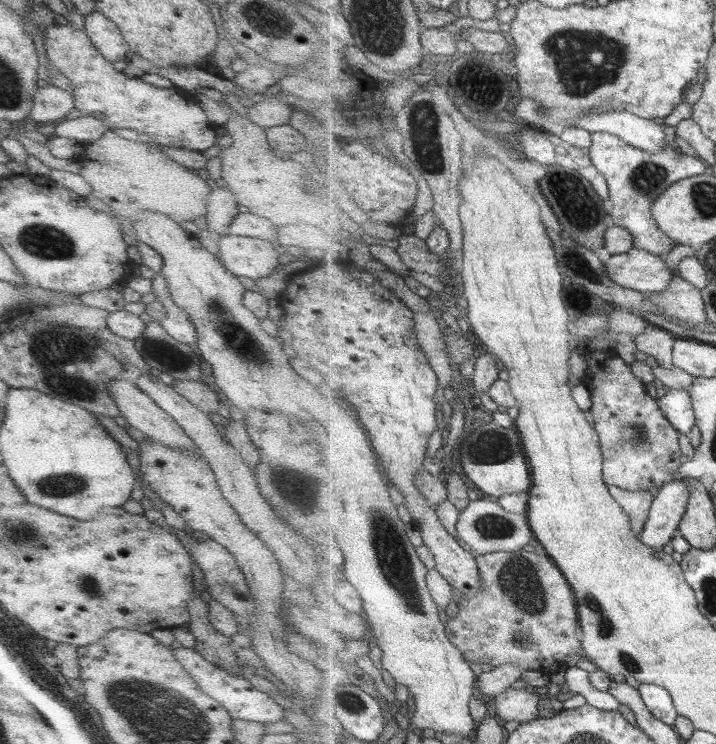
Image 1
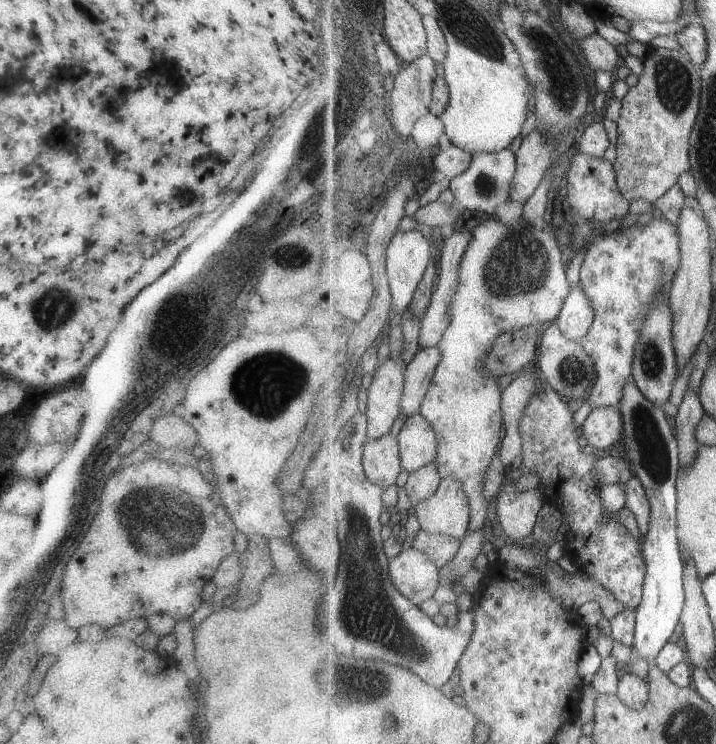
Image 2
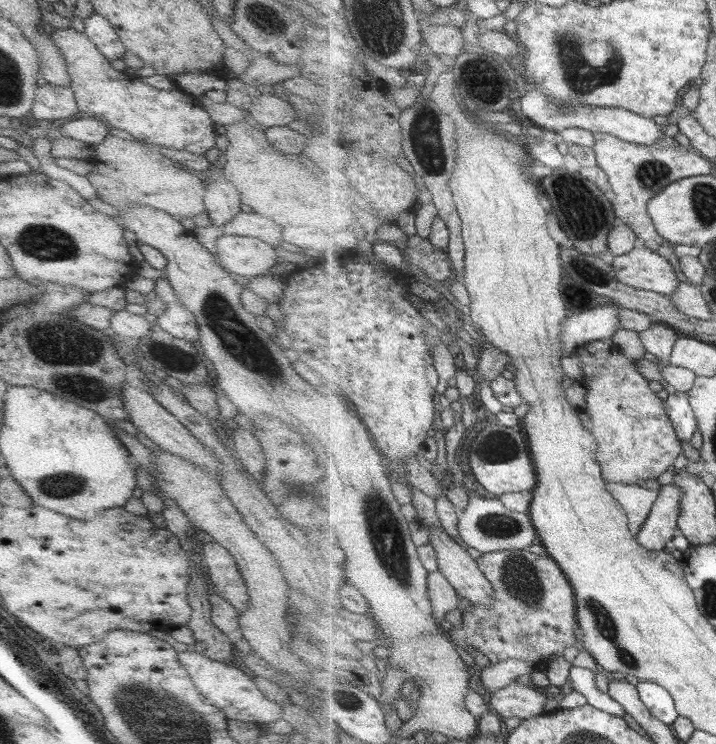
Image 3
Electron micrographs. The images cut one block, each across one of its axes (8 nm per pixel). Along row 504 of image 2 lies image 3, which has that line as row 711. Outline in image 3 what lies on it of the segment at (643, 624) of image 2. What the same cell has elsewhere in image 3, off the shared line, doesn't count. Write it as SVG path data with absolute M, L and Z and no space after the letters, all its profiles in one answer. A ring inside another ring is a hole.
M649 680L639 681L637 685L640 697L652 715L669 726L675 724L680 713L676 709L676 701L672 693L660 684Z

